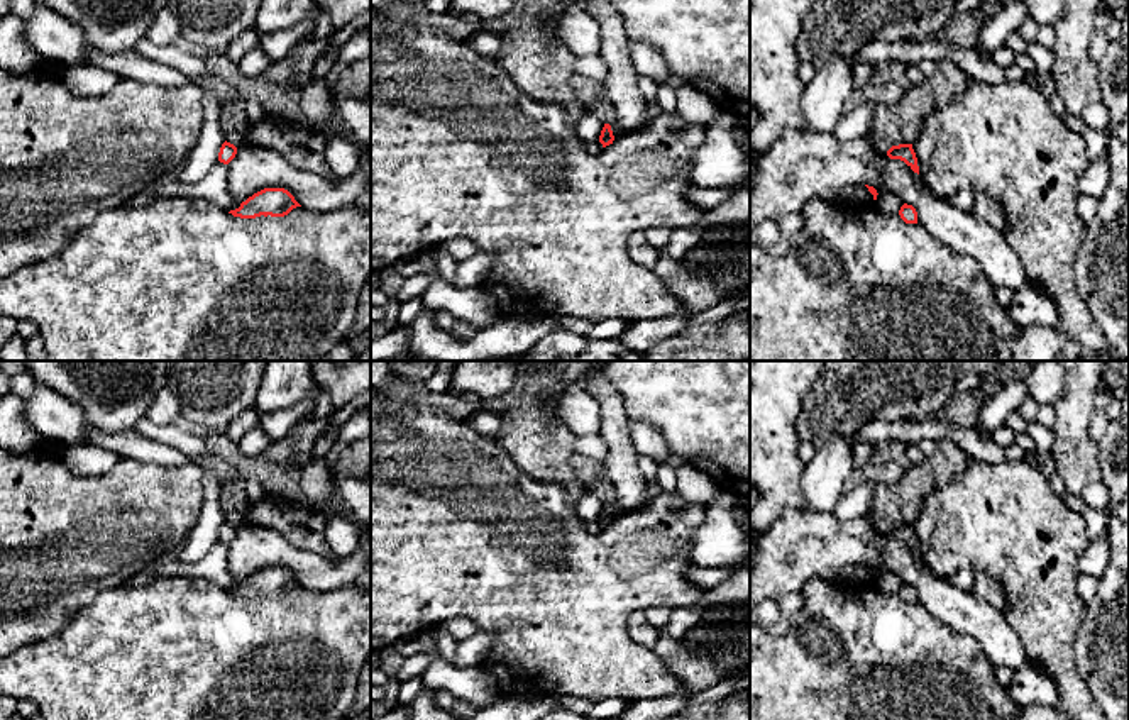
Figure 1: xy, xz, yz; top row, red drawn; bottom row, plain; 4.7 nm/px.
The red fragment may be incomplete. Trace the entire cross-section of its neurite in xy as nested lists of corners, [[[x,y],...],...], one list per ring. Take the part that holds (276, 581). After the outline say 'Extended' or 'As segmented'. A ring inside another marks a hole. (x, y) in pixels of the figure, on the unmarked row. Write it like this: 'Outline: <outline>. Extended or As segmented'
Outline: [[[264,568],[245,581],[239,588],[230,590],[234,596],[240,598],[256,598],[256,596],[284,596],[293,588],[301,586],[295,576],[284,568]]]. As segmented

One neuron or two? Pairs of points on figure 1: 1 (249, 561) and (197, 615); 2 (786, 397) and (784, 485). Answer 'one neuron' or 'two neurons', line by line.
1: two neurons
2: one neuron

